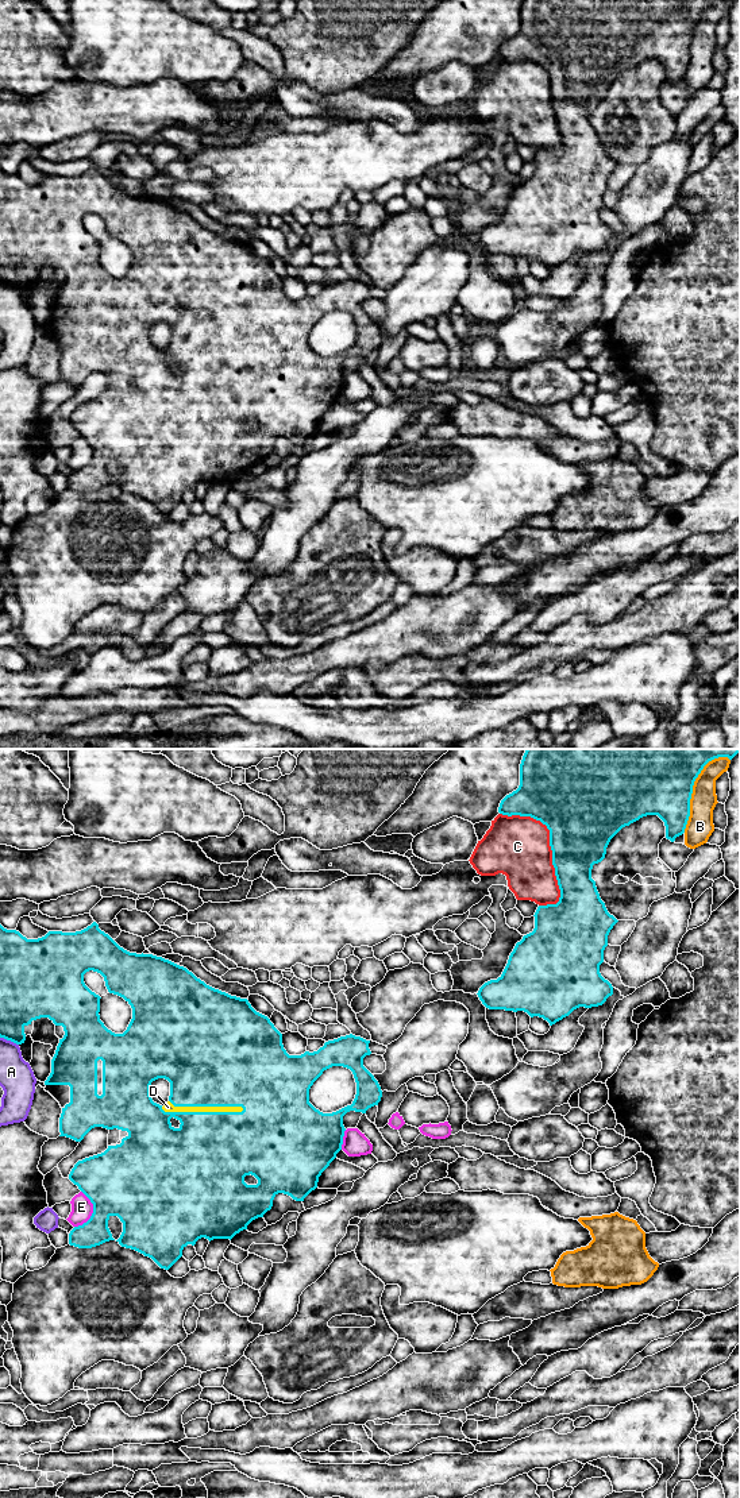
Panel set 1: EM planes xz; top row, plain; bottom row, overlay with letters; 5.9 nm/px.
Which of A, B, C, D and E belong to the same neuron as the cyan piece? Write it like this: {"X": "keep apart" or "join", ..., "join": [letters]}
{"A": "keep apart", "B": "keep apart", "C": "keep apart", "D": "join", "E": "keep apart", "join": ["D"]}

